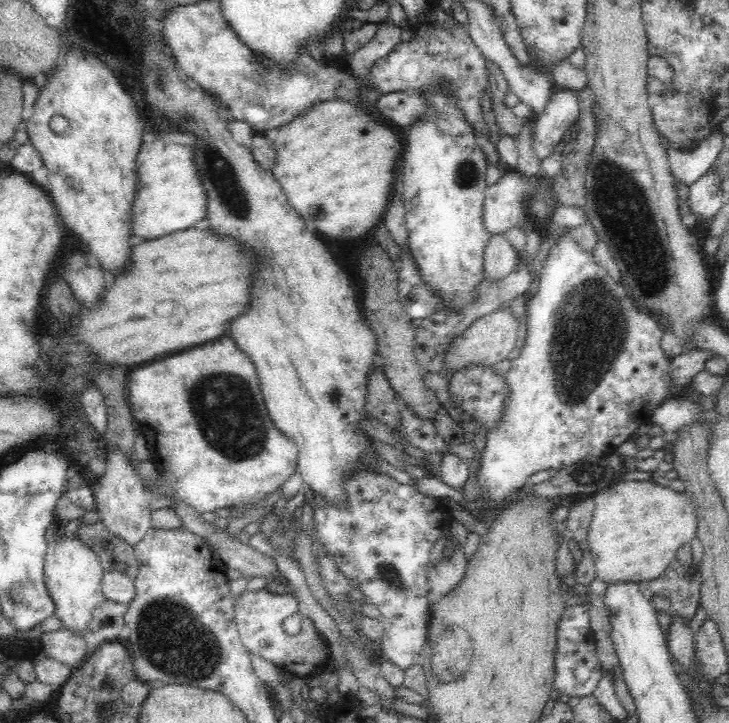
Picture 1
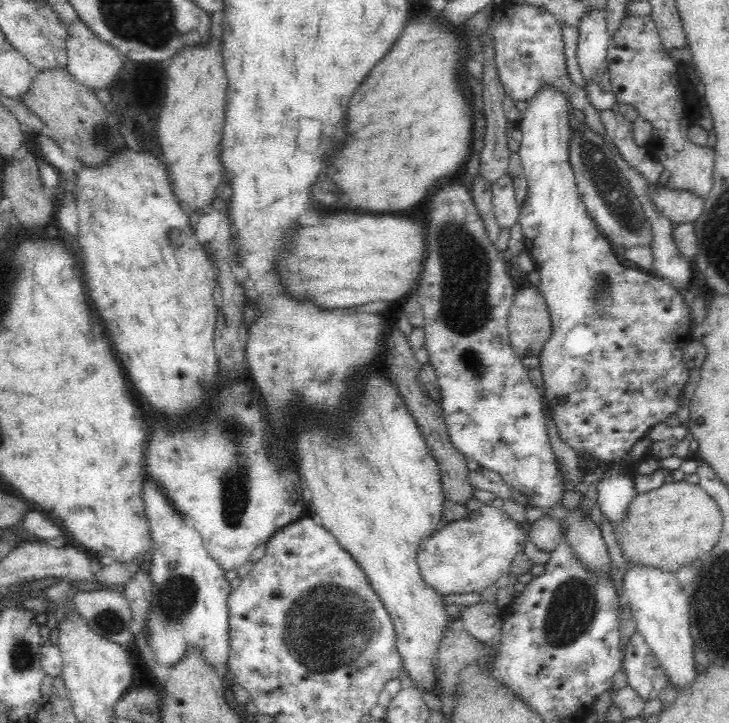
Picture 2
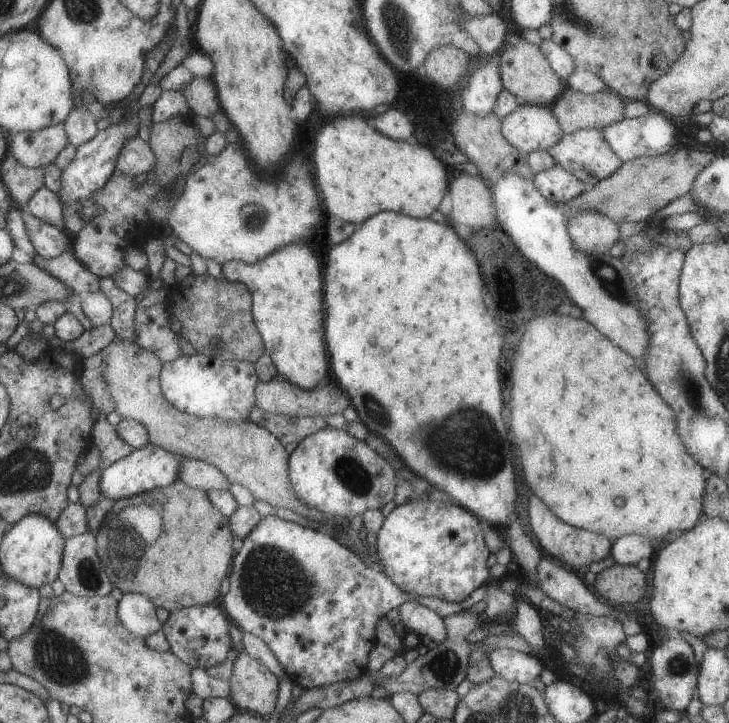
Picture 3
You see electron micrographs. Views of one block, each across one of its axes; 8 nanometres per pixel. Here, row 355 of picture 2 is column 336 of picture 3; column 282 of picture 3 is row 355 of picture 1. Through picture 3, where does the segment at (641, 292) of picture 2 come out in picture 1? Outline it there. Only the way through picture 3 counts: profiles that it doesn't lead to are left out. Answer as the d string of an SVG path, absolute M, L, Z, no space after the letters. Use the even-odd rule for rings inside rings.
M513 169L502 172L499 180L488 185L483 200L483 221L490 234L505 233L511 228L522 228L531 223L543 238L552 239L553 246L540 270L538 291L527 296L526 314L523 325L523 347L518 358L511 360L506 376L508 395L501 414L501 421L495 429L487 432L486 447L482 454L478 482L484 494L479 502L492 512L500 510L510 502L510 494L534 472L553 470L555 472L586 457L607 457L628 441L642 424L649 424L651 414L662 402L679 397L682 390L673 392L671 361L662 350L661 338L668 331L667 324L660 317L640 311L631 299L621 280L616 282L600 263L593 252L588 252L569 235L567 226L558 226L551 231L553 210L559 206L548 190L544 194L544 205L550 207L546 218L535 216L531 209L537 178L526 178Z

